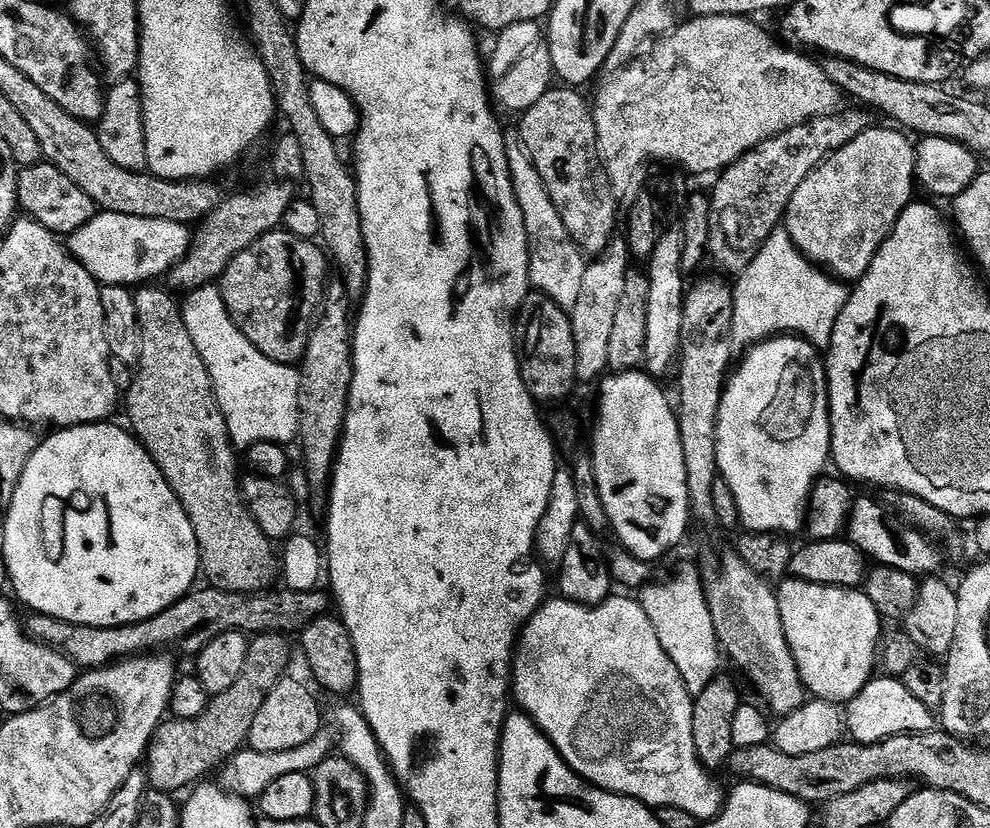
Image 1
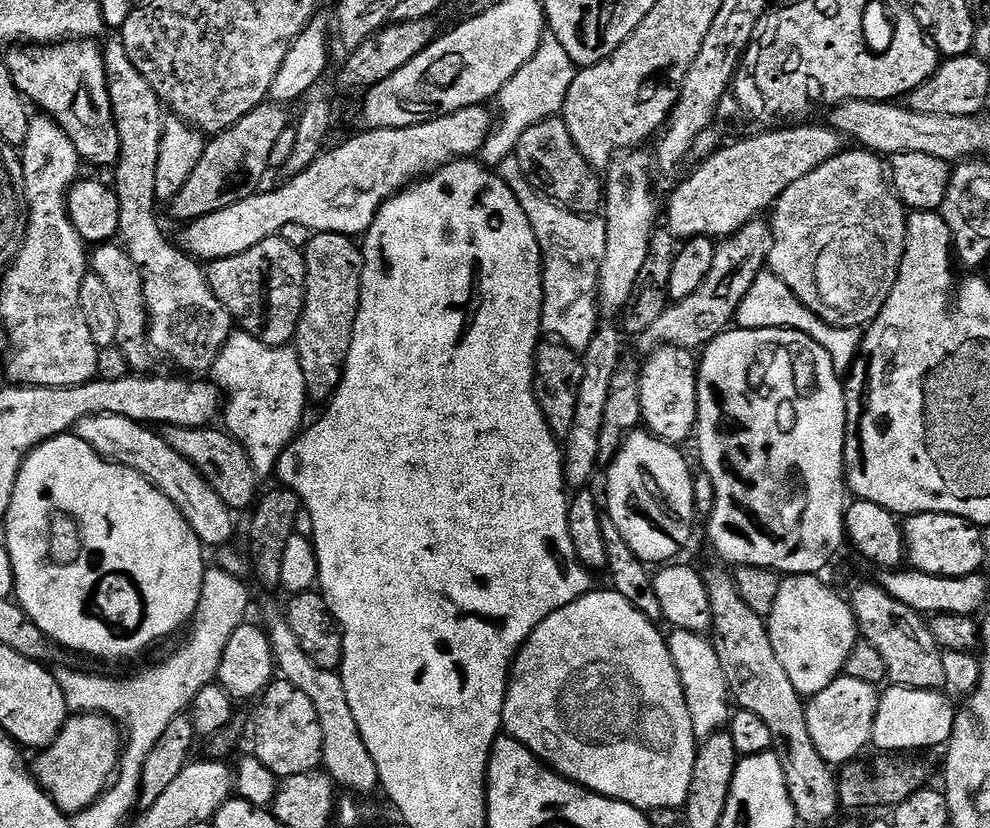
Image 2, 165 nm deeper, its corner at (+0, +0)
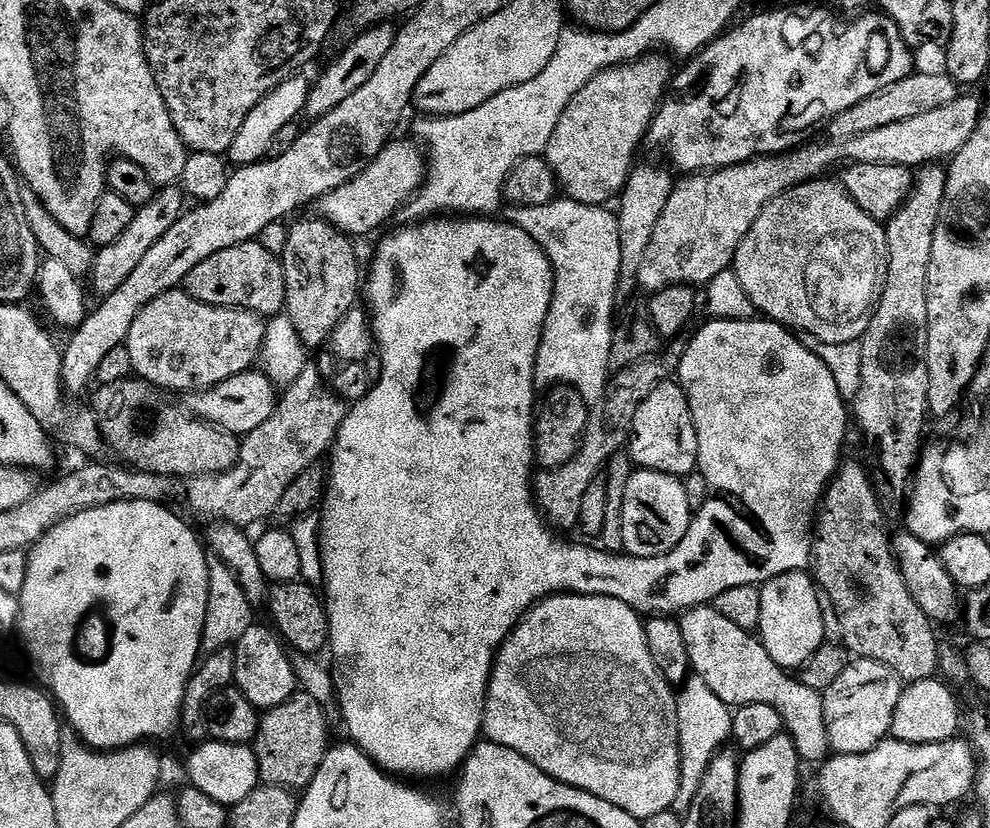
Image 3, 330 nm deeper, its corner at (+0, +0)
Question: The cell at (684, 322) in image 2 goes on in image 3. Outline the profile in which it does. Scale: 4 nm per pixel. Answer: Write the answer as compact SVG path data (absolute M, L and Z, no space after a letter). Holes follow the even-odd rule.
M668 352L664 357L653 355L646 360L632 364L626 370L615 373L608 381L608 388L604 392L604 399L591 405L586 422L584 437L580 443L578 454L566 466L550 468L541 471L534 480L534 499L537 508L544 514L544 519L557 533L568 534L580 523L582 512L582 498L586 490L595 480L601 479L602 473L608 466L610 458L619 455L627 449L632 438L634 414L638 414L638 406L650 398L652 391L665 378L677 371L680 366L680 356Z

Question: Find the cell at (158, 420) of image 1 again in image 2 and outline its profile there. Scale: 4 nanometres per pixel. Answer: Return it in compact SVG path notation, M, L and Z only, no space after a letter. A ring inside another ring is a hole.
M116 242L92 248L90 268L100 279L102 286L106 286L106 290L110 290L110 302L114 302L114 314L118 318L115 347L120 348L122 354L126 354L126 362L133 373L147 373L151 369L148 367L152 364L153 353L146 343L148 314L144 311L144 283L140 277L140 271L134 266L128 251Z

